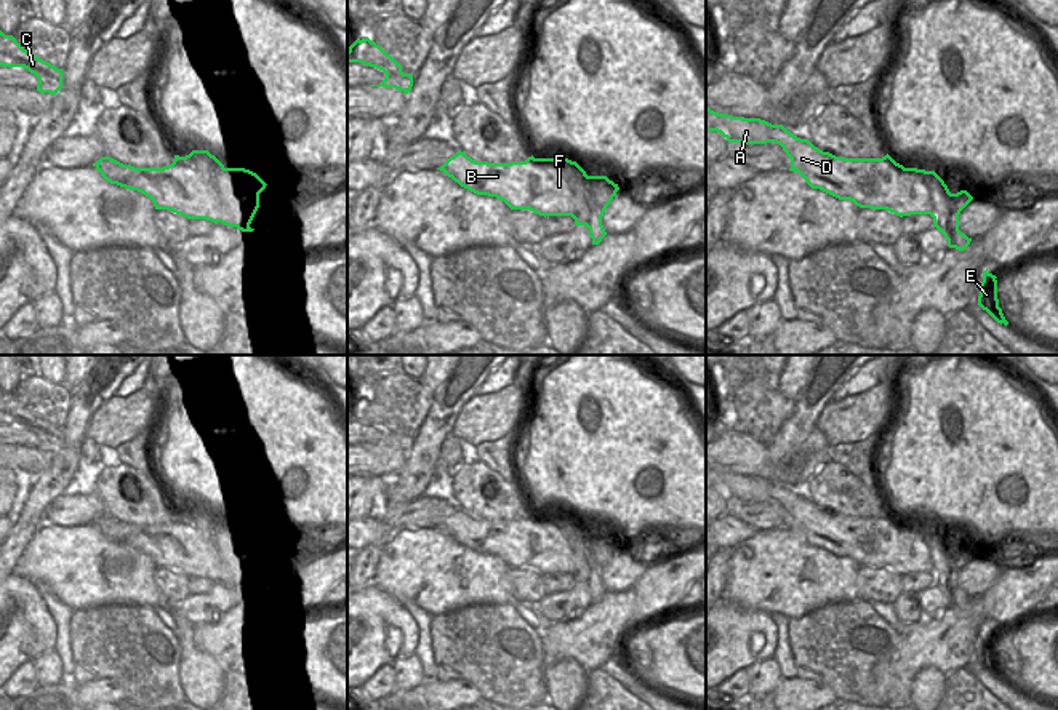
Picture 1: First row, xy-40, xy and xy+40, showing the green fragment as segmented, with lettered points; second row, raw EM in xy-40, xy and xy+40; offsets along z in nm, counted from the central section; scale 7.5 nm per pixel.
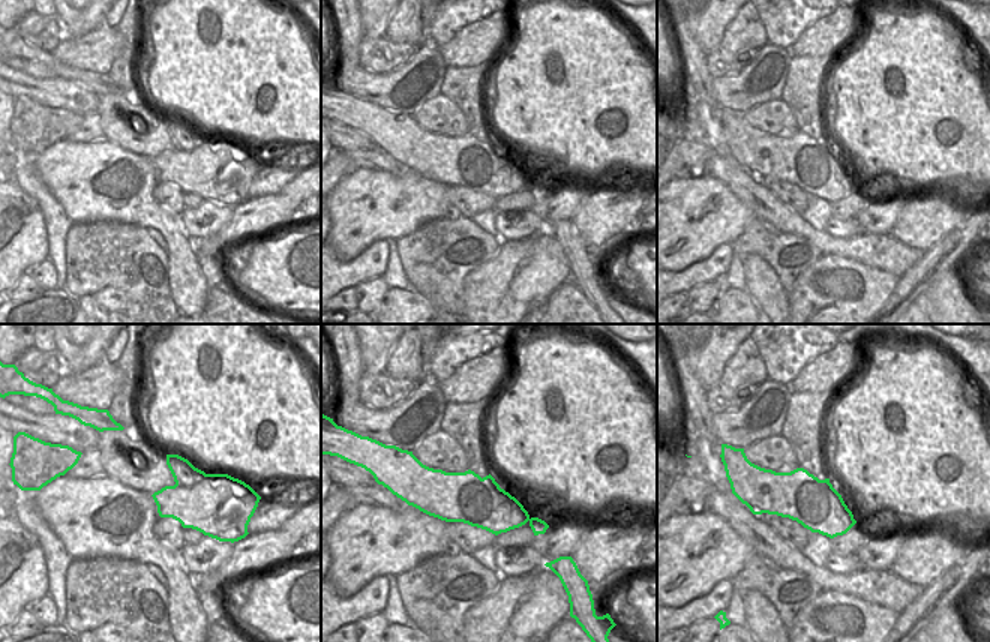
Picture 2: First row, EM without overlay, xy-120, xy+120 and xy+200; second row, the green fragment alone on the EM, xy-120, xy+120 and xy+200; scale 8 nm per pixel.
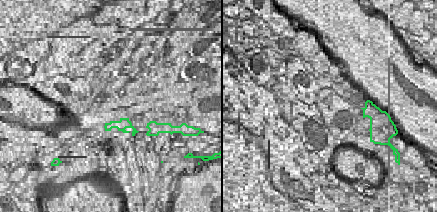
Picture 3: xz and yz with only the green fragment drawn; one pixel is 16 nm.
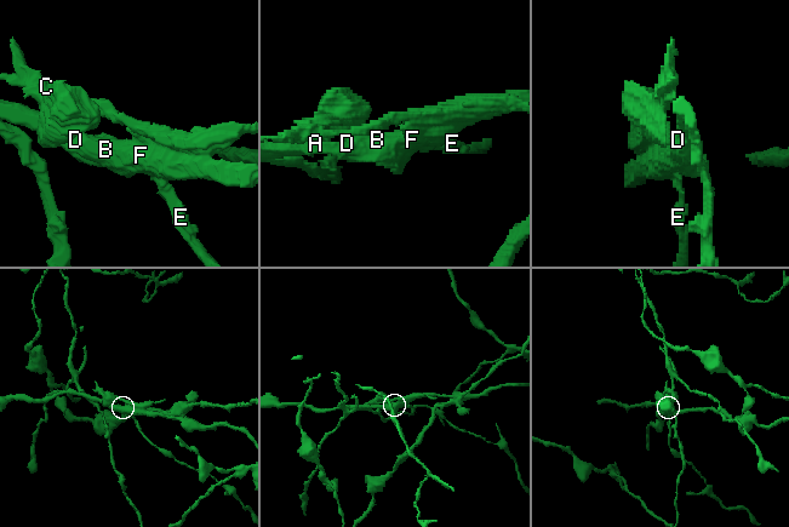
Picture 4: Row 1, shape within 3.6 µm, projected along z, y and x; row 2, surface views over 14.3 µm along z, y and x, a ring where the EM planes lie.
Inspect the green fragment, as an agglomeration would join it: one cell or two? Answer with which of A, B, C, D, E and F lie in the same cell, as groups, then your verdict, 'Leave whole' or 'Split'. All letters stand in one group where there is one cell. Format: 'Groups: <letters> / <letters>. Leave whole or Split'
Groups: A B C D F / E. Split.

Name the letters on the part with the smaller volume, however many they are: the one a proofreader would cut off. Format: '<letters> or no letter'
E

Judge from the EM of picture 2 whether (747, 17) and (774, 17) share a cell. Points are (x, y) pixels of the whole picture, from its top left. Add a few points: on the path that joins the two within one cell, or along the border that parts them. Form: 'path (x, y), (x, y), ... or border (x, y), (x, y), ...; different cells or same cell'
border (758, 15), (768, 42); different cells

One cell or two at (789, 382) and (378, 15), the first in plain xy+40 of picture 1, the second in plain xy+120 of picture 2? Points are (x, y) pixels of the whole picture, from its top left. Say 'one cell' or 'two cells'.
two cells

